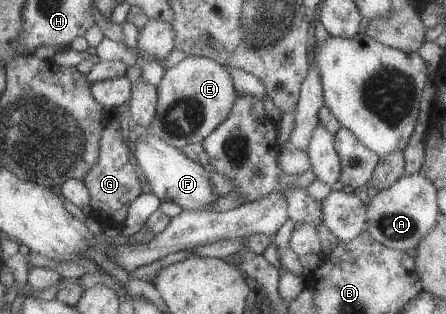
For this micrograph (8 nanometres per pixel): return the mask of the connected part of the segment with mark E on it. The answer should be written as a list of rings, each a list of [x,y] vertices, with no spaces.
[[[183,56],[182,61],[164,71],[156,91],[155,117],[149,132],[179,150],[189,143],[203,143],[225,121],[237,97],[227,68],[202,56]]]

